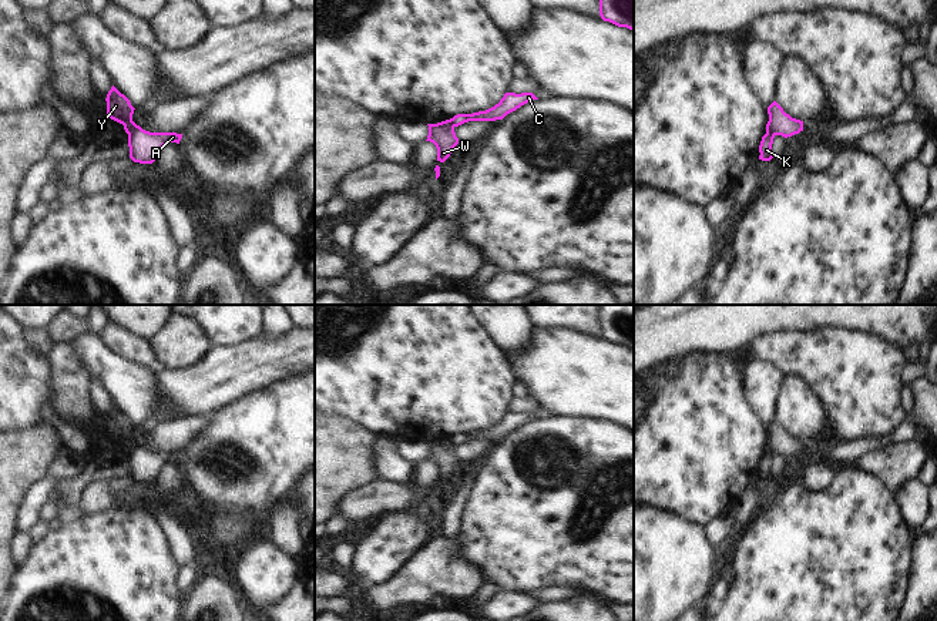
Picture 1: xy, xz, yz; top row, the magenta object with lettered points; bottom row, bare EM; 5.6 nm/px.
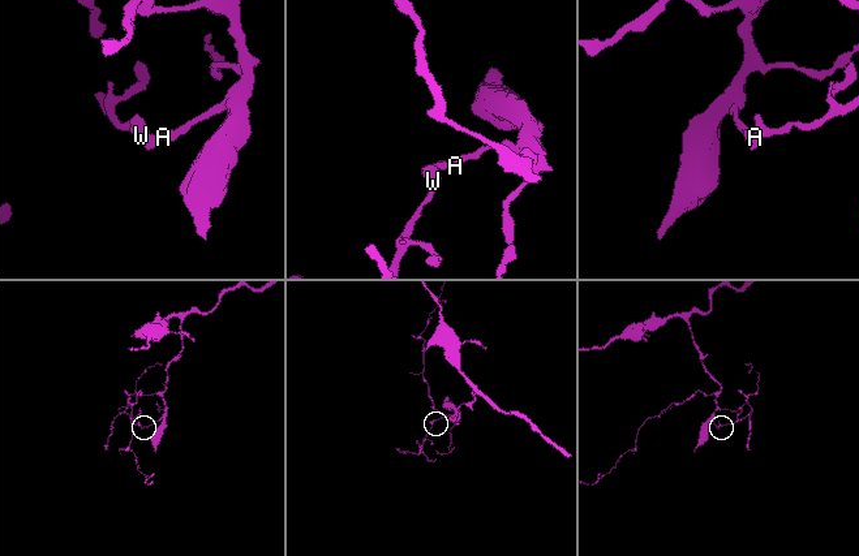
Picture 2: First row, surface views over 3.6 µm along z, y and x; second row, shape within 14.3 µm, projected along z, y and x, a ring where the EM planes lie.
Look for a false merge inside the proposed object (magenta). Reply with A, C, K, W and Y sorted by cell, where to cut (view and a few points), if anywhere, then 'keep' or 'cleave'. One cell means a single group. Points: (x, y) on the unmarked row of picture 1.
groups A C K / W Y; cut xy (137, 445), (128, 455); cleave

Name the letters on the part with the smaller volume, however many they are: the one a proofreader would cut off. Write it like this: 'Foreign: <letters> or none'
Foreign: W, Y

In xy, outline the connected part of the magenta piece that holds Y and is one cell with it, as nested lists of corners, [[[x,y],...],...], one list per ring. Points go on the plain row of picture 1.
[[[112,405],[105,420],[108,436],[122,443],[125,452],[130,454],[137,446],[137,443],[132,440],[135,427],[131,424],[130,419]]]

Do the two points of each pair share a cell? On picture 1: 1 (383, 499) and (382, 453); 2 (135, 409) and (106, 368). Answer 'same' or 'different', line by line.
1: different
2: same

